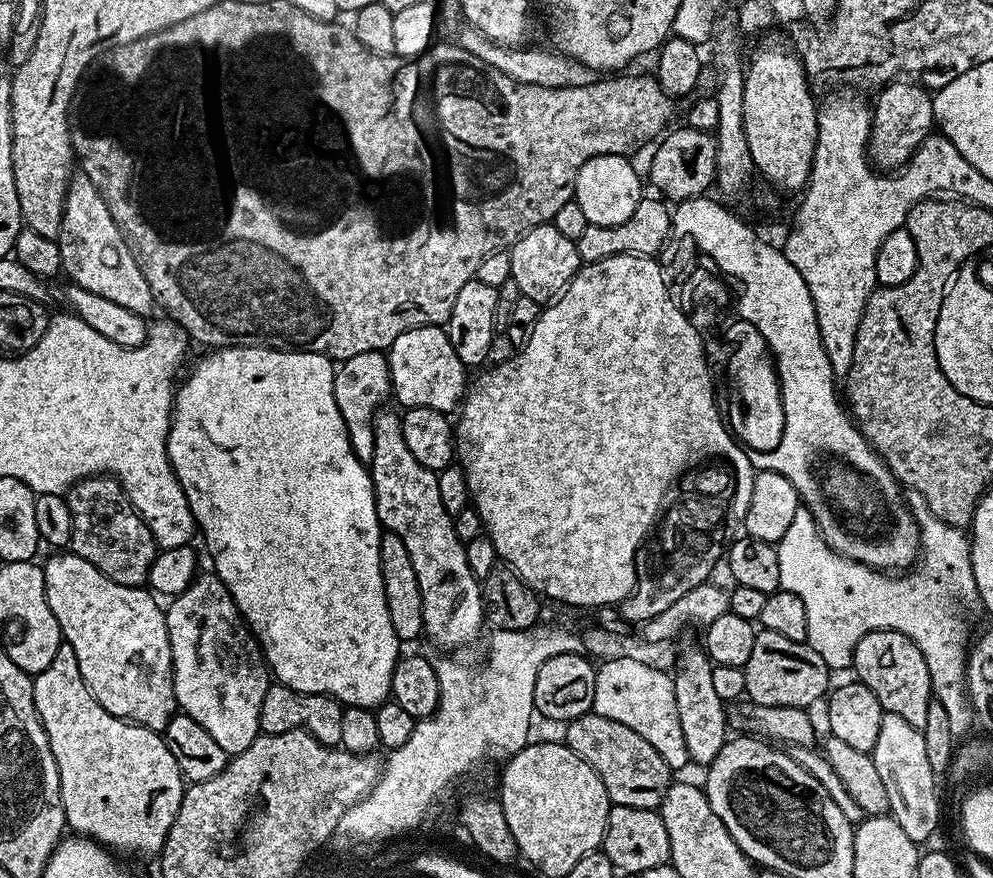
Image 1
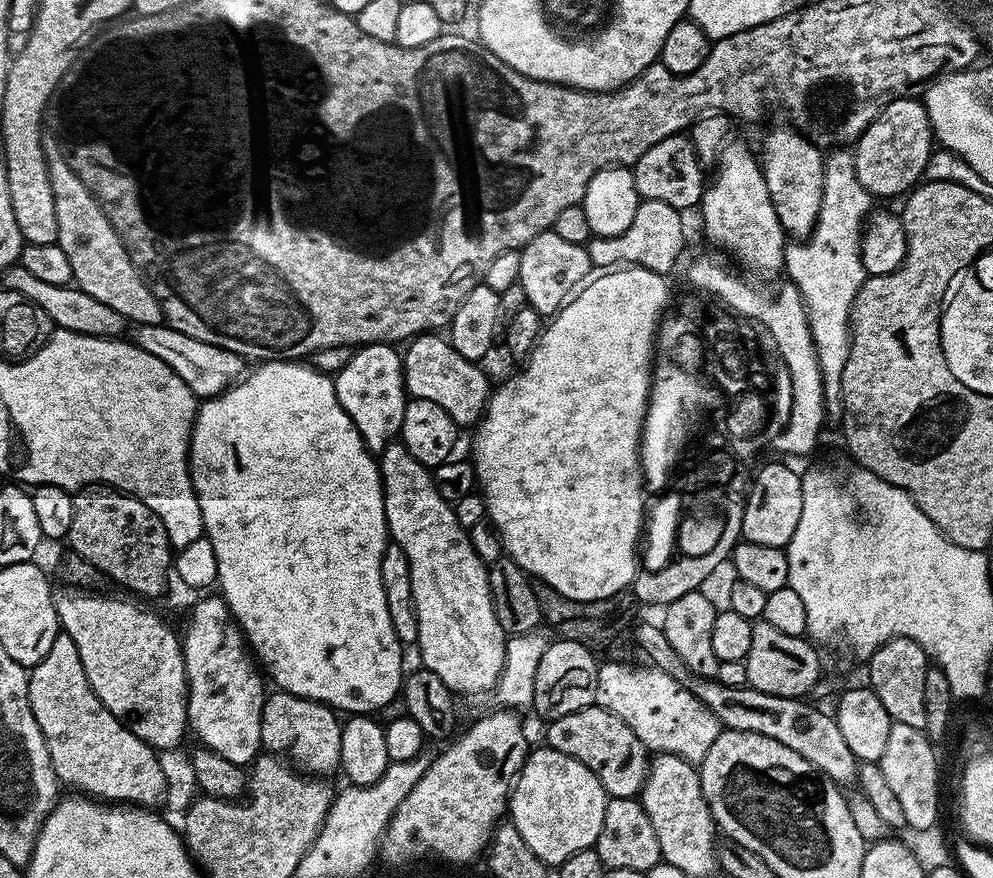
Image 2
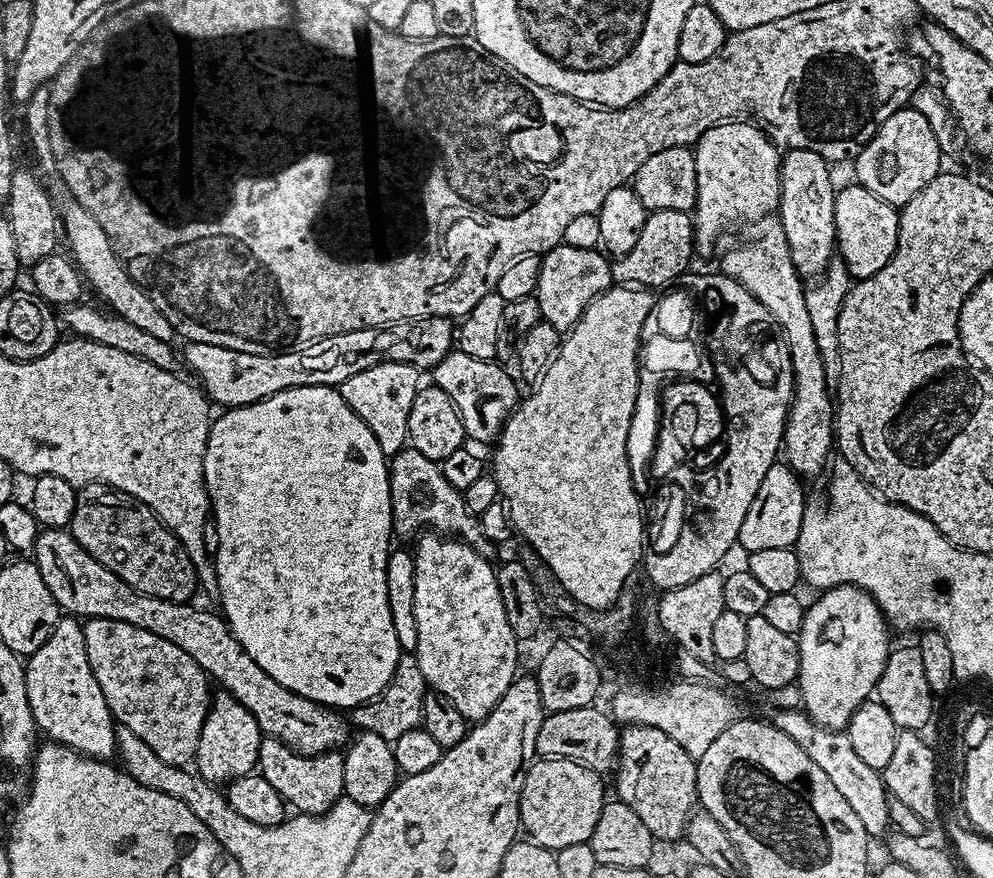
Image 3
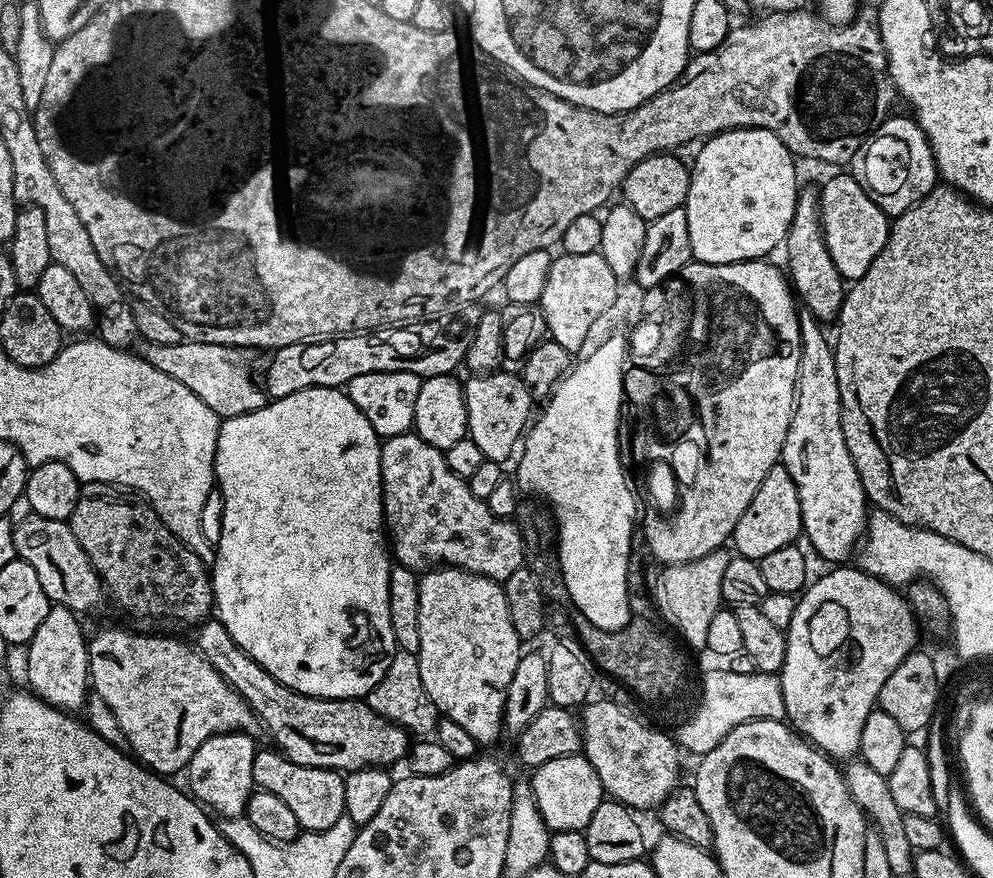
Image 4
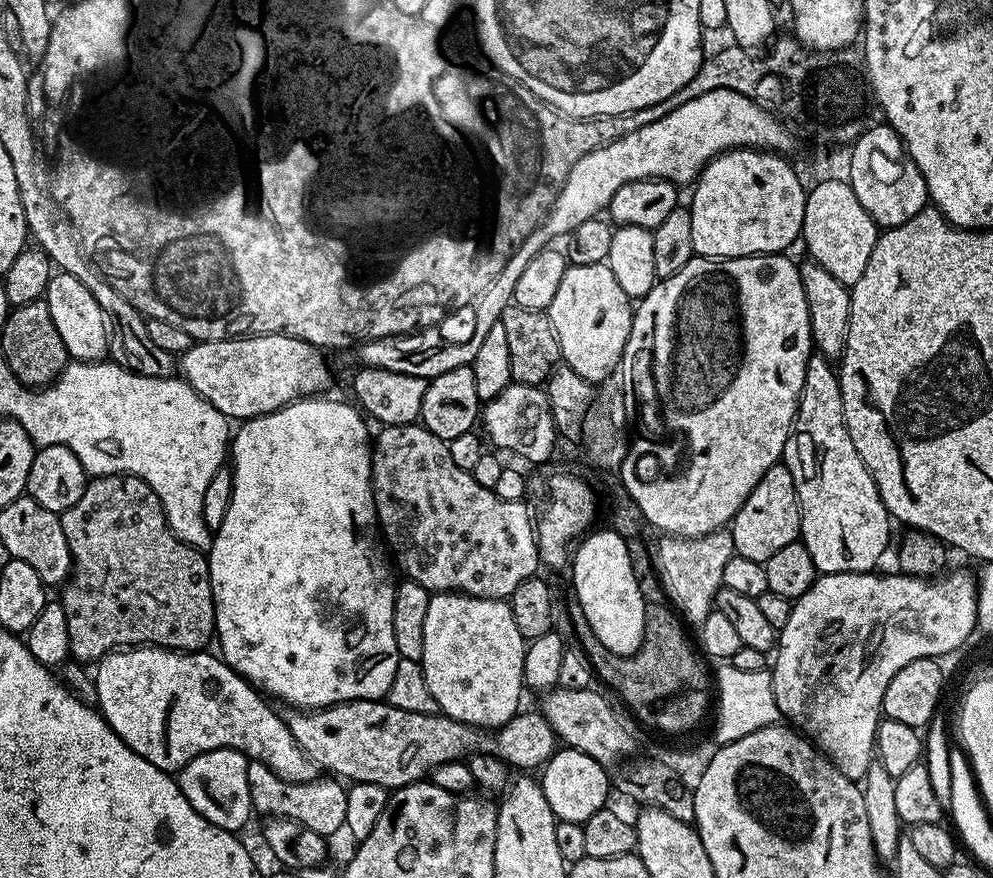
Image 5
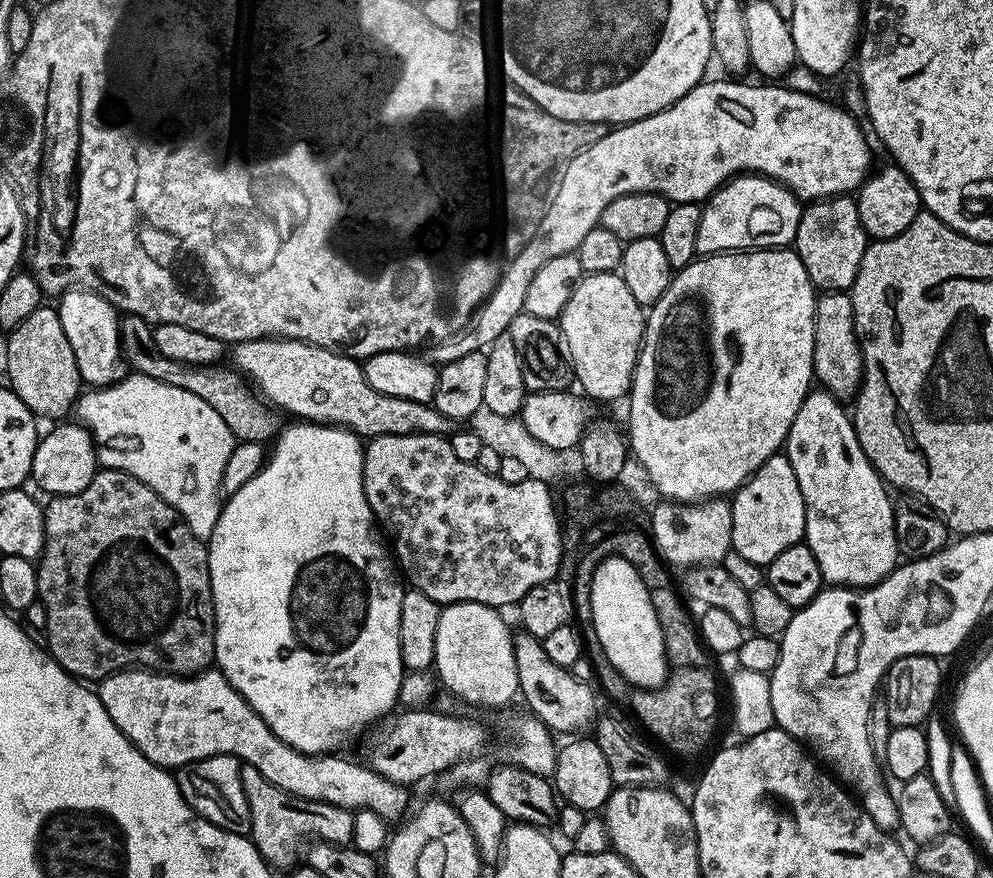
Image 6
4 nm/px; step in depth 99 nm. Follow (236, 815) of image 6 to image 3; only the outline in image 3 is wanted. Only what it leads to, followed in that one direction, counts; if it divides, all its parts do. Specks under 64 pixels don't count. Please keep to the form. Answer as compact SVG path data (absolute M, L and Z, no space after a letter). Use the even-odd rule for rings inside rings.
M219 695L211 697L194 757L194 768L198 775L217 786L239 776L247 776L259 765L262 739L258 722L246 706L239 704L232 696Z

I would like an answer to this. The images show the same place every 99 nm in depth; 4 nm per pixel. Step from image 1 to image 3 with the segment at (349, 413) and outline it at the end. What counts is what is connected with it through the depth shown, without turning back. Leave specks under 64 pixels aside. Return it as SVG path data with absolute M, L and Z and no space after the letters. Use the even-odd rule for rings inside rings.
M382 362L370 366L370 370L362 370L362 374L354 374L354 378L346 378L338 386L340 397L370 426L370 434L378 438L378 446L382 446L382 454L391 458L409 443L410 406L414 406L416 392L422 387L421 369L406 362Z

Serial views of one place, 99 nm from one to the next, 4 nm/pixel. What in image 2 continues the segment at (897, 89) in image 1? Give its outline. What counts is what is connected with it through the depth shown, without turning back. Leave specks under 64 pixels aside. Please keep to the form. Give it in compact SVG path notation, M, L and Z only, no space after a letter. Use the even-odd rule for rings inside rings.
M897 98L881 111L854 144L858 182L873 197L900 196L921 183L928 159L934 151L934 137L927 111L919 99Z

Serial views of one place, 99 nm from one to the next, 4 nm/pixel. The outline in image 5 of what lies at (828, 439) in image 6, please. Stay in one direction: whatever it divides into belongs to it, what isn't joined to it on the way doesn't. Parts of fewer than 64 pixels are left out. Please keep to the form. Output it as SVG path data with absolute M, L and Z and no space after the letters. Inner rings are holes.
M814 354L808 359L800 403L796 406L796 420L784 447L782 463L788 467L794 478L794 490L800 507L799 539L806 550L810 550L810 558L814 558L817 573L873 571L888 548L890 517L878 494L878 486L874 486L870 470L866 470L858 450L854 450L854 442L850 442L850 434L844 421L840 378L837 369L825 356Z

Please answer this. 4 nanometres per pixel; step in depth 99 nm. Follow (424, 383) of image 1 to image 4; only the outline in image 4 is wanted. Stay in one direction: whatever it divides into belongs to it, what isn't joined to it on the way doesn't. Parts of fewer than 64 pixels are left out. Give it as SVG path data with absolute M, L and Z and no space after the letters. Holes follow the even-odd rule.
M515 371L472 374L467 377L469 380L463 381L468 436L476 443L478 450L482 450L485 460L507 461L507 456L517 451L518 441L525 435L533 415L534 393L517 373L515 376L512 372Z

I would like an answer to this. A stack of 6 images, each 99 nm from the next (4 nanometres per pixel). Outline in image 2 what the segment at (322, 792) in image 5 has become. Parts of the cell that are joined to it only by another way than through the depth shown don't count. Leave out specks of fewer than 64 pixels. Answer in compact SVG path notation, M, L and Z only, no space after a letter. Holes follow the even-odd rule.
M272 690L264 698L260 742L269 753L287 758L297 769L324 778L329 775L327 772L340 768L341 725L341 717L328 705L283 690Z

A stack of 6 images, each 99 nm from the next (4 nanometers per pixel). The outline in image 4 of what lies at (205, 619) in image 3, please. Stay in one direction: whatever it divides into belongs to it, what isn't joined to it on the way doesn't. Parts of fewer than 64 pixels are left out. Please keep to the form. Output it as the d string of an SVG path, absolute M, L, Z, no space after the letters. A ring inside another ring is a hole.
M29 511L14 523L14 546L17 557L34 566L38 582L42 582L42 590L46 590L46 598L52 604L61 604L71 612L85 614L91 608L98 607L100 599L106 596L101 578L94 570L86 550L78 546L78 538L74 538L69 521L42 518ZM209 618L199 625L194 641L195 647L203 652L206 662L222 674L222 678L242 697L251 710L257 716L259 723L270 732L276 740L275 744L287 757L288 760L300 766L310 766L318 769L334 769L341 774L358 771L360 768L384 768L396 764L405 759L410 747L410 736L404 728L393 724L386 718L379 716L370 708L367 702L360 698L349 698L346 700L327 700L317 696L307 696L298 690L290 690L290 686L282 686L274 674L262 670L234 638L222 626L219 618Z

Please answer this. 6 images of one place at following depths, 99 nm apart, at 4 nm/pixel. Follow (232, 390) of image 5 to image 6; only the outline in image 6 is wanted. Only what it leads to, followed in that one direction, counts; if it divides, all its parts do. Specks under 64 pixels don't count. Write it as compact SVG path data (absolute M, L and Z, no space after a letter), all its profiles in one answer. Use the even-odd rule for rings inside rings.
M279 338L241 340L233 348L236 349L232 352L233 365L231 364L231 367L241 377L247 378L251 387L267 403L277 410L283 410L285 413L288 411L292 418L299 418L301 421L313 424L331 424L344 427L366 440L376 436L408 433L434 433L444 436L451 431L452 422L446 419L435 405L410 402L409 399L379 394L366 382L361 363L351 356L344 356L341 352L332 352L329 348L319 348L301 340Z

